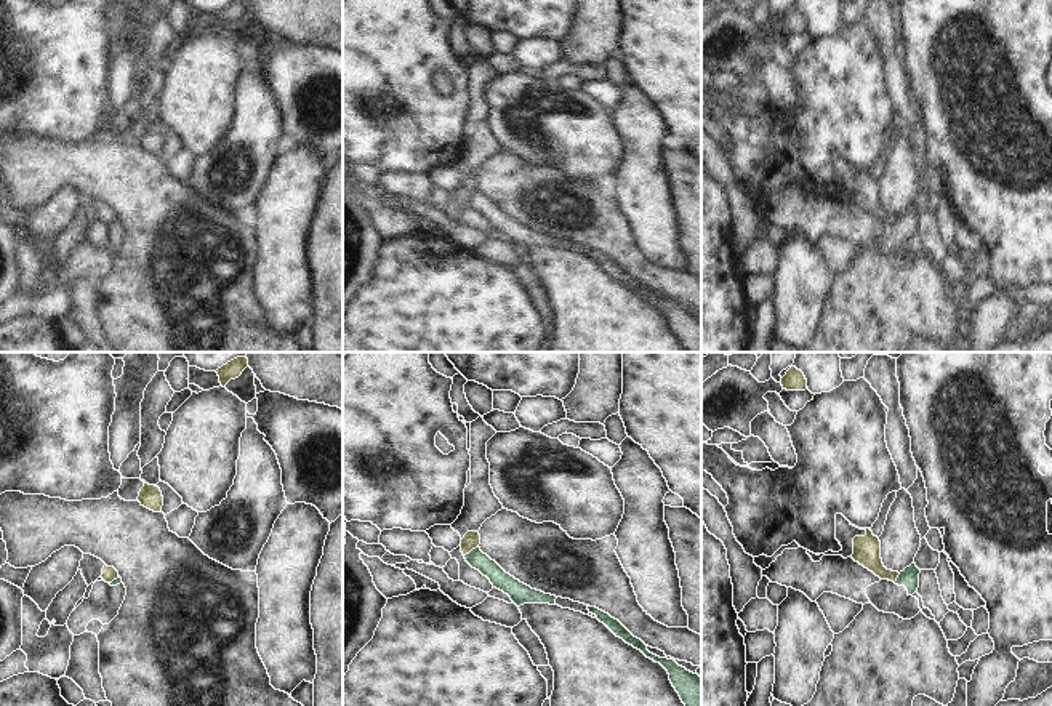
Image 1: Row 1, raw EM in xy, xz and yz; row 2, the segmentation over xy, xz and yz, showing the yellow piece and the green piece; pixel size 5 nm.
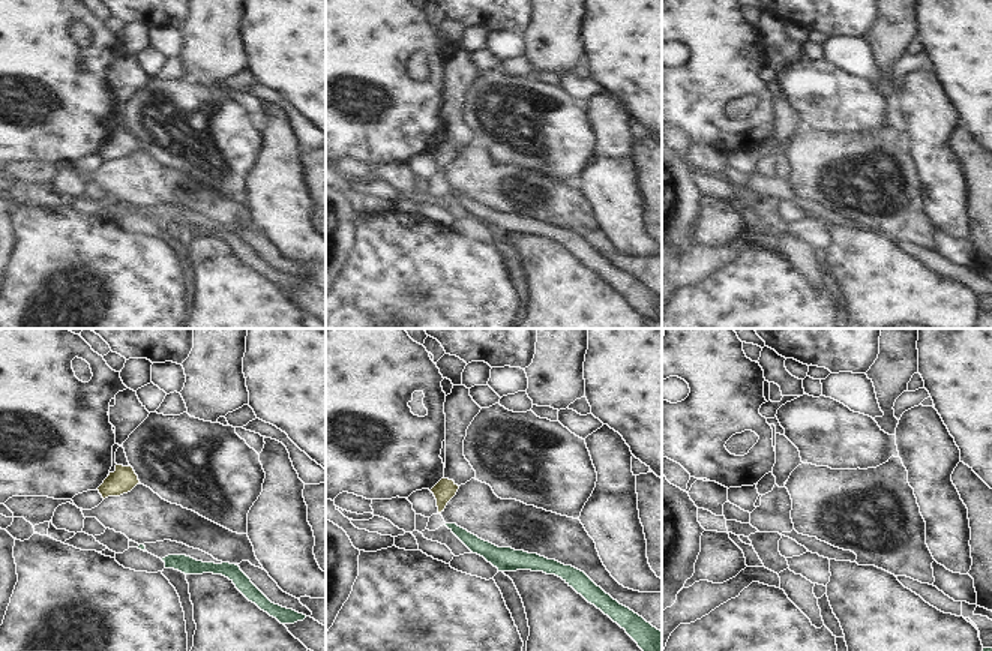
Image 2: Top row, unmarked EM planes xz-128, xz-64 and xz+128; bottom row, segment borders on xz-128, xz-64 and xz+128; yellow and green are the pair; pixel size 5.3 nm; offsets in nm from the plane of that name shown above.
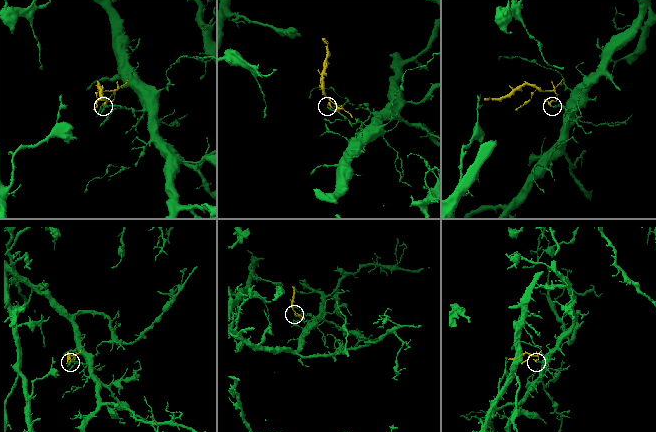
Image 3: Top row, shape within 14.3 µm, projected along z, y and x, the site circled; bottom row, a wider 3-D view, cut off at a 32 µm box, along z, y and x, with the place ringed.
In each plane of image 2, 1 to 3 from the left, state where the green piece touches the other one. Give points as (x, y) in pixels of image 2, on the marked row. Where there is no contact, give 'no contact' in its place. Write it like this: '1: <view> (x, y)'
1: no contact
2: no contact
3: no contact

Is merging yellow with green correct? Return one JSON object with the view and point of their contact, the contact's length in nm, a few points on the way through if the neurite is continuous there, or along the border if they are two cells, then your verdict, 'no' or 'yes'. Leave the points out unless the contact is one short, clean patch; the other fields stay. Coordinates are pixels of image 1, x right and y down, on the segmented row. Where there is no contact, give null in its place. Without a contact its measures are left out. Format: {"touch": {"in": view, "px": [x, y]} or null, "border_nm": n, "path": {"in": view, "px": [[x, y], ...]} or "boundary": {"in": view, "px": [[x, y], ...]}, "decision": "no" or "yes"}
{"touch": {"in": "xz", "px": [471, 549]}, "border_nm": 90, "boundary": {"in": "xz", "px": [[477, 546], [465, 556]]}, "decision": "no"}

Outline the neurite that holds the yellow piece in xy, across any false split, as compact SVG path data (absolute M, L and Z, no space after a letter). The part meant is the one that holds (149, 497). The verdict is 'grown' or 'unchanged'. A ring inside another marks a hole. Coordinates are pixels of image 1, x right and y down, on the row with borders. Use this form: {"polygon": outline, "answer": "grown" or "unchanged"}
{"polygon": "M144 483L144 487L139 491L138 501L141 506L160 512L163 506L163 496L159 487Z", "answer": "unchanged"}

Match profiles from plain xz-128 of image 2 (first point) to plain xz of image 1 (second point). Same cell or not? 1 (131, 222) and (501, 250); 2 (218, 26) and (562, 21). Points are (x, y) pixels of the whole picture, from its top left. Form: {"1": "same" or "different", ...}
{"1": "same", "2": "different"}

